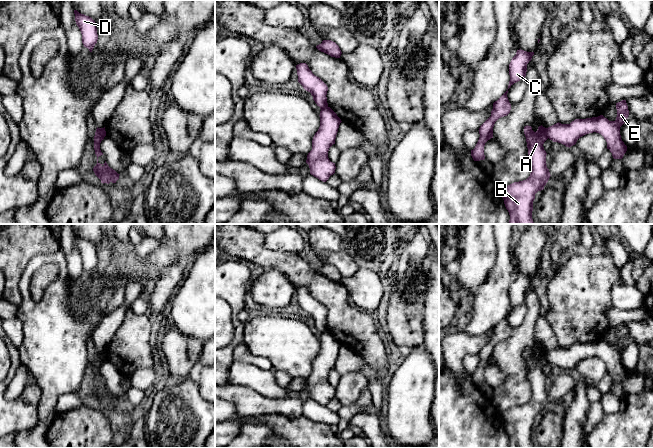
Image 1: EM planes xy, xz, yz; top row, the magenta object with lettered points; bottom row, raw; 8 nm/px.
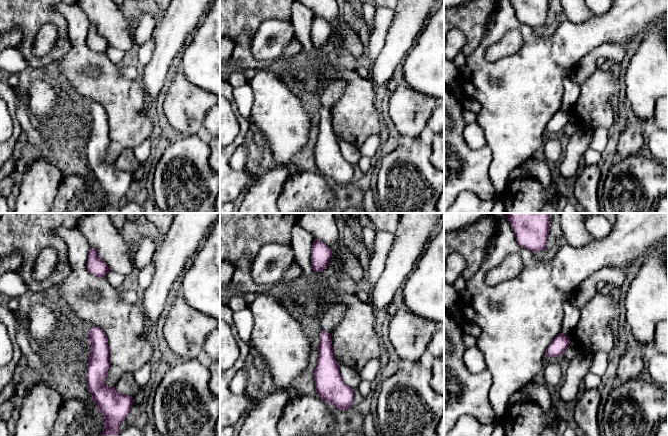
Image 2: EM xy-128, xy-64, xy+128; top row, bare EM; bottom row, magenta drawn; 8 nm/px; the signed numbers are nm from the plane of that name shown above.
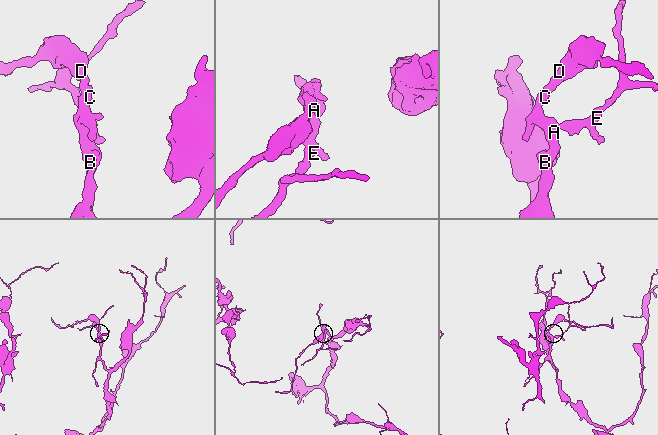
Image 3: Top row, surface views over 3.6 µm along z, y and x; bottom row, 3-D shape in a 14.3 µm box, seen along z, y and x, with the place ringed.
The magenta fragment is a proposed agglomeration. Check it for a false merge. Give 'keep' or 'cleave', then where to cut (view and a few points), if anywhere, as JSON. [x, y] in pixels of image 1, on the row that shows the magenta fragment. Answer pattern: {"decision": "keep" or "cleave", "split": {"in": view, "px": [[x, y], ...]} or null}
{"decision": "cleave", "split": {"in": "yz", "px": [[545, 128], [545, 133], [548, 137]]}}

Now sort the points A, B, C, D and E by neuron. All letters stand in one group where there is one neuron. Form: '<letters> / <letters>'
A B C D / E

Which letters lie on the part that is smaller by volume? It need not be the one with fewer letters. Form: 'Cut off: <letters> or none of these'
Cut off: E

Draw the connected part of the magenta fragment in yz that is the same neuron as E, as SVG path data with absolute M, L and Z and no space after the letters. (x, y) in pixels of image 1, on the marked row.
M626 100L616 103L617 117L615 121L609 121L603 115L598 117L575 119L570 124L556 123L546 128L546 134L553 142L558 142L566 147L576 144L577 140L589 133L601 134L607 142L614 159L622 159L627 151L627 146L621 139L620 127L629 116Z

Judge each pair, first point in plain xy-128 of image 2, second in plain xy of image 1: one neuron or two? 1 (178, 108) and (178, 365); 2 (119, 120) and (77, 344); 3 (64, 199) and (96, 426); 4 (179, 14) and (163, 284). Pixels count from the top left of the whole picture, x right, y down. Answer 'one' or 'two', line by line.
1: one
2: two
3: one
4: one

